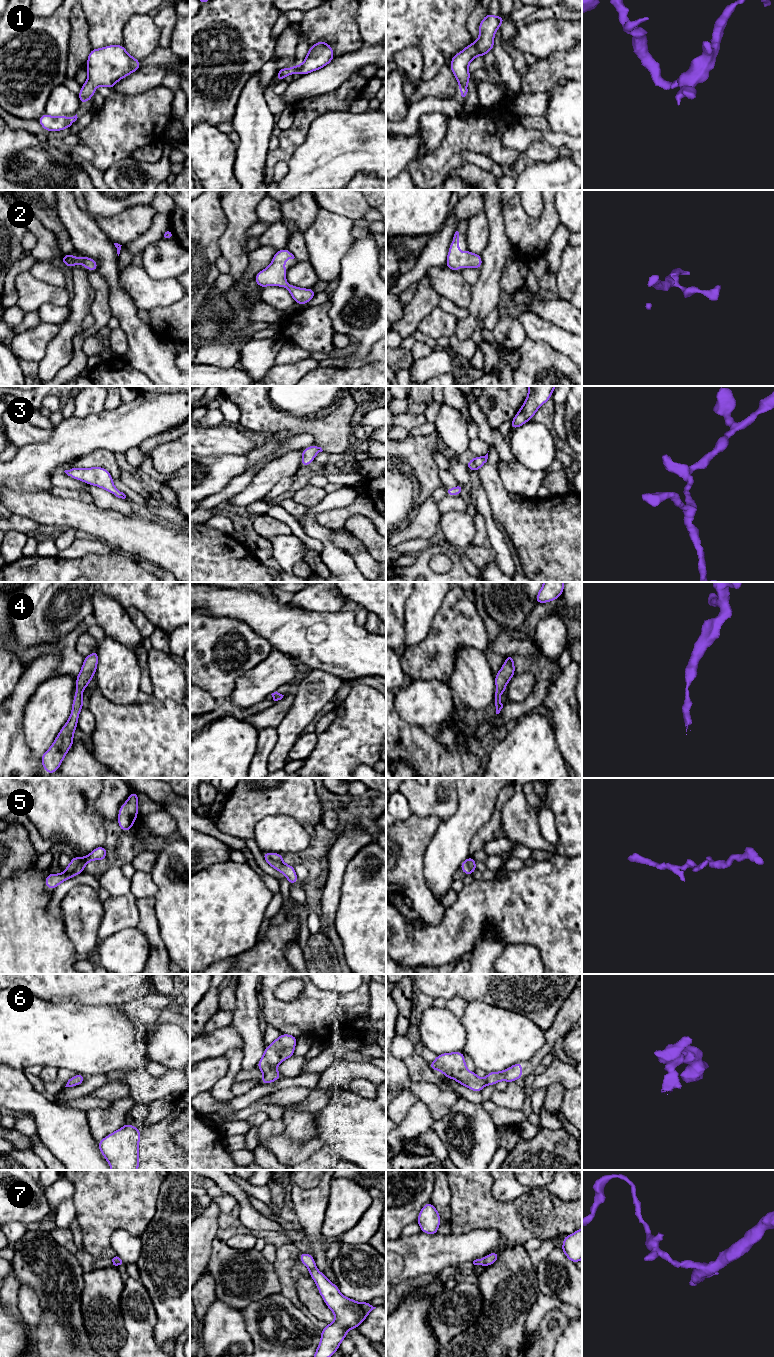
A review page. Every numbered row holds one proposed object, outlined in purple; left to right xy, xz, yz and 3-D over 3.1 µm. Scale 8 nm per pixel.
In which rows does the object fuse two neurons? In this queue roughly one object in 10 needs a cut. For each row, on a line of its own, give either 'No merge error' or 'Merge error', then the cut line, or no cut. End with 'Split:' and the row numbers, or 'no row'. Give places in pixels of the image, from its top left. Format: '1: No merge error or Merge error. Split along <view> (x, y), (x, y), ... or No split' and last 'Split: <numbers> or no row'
1: No merge error. No split
2: No merge error. No split
3: No merge error. No split
4: No merge error. No split
5: No merge error. No split
6: No merge error. No split
7: No merge error. No split
Split: no row

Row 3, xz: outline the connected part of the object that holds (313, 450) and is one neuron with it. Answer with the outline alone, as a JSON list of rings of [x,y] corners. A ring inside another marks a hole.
[[[316,444],[310,446],[309,448],[302,449],[301,467],[307,467],[311,462],[314,461],[315,456],[322,451],[322,448]]]

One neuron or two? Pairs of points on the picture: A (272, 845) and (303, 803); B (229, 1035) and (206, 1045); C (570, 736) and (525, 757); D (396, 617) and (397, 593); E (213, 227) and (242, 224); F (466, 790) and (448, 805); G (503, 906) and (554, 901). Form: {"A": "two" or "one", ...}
{"A": "two", "B": "one", "C": "two", "D": "one", "E": "two", "F": "two", "G": "one"}

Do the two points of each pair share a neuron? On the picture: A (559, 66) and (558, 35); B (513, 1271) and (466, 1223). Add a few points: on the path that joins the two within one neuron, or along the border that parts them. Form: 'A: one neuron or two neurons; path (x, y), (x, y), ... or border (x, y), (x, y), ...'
A: two neurons; border (571, 48), (556, 51), (539, 59)
B: two neurons; border (521, 1243), (506, 1247), (500, 1253)

